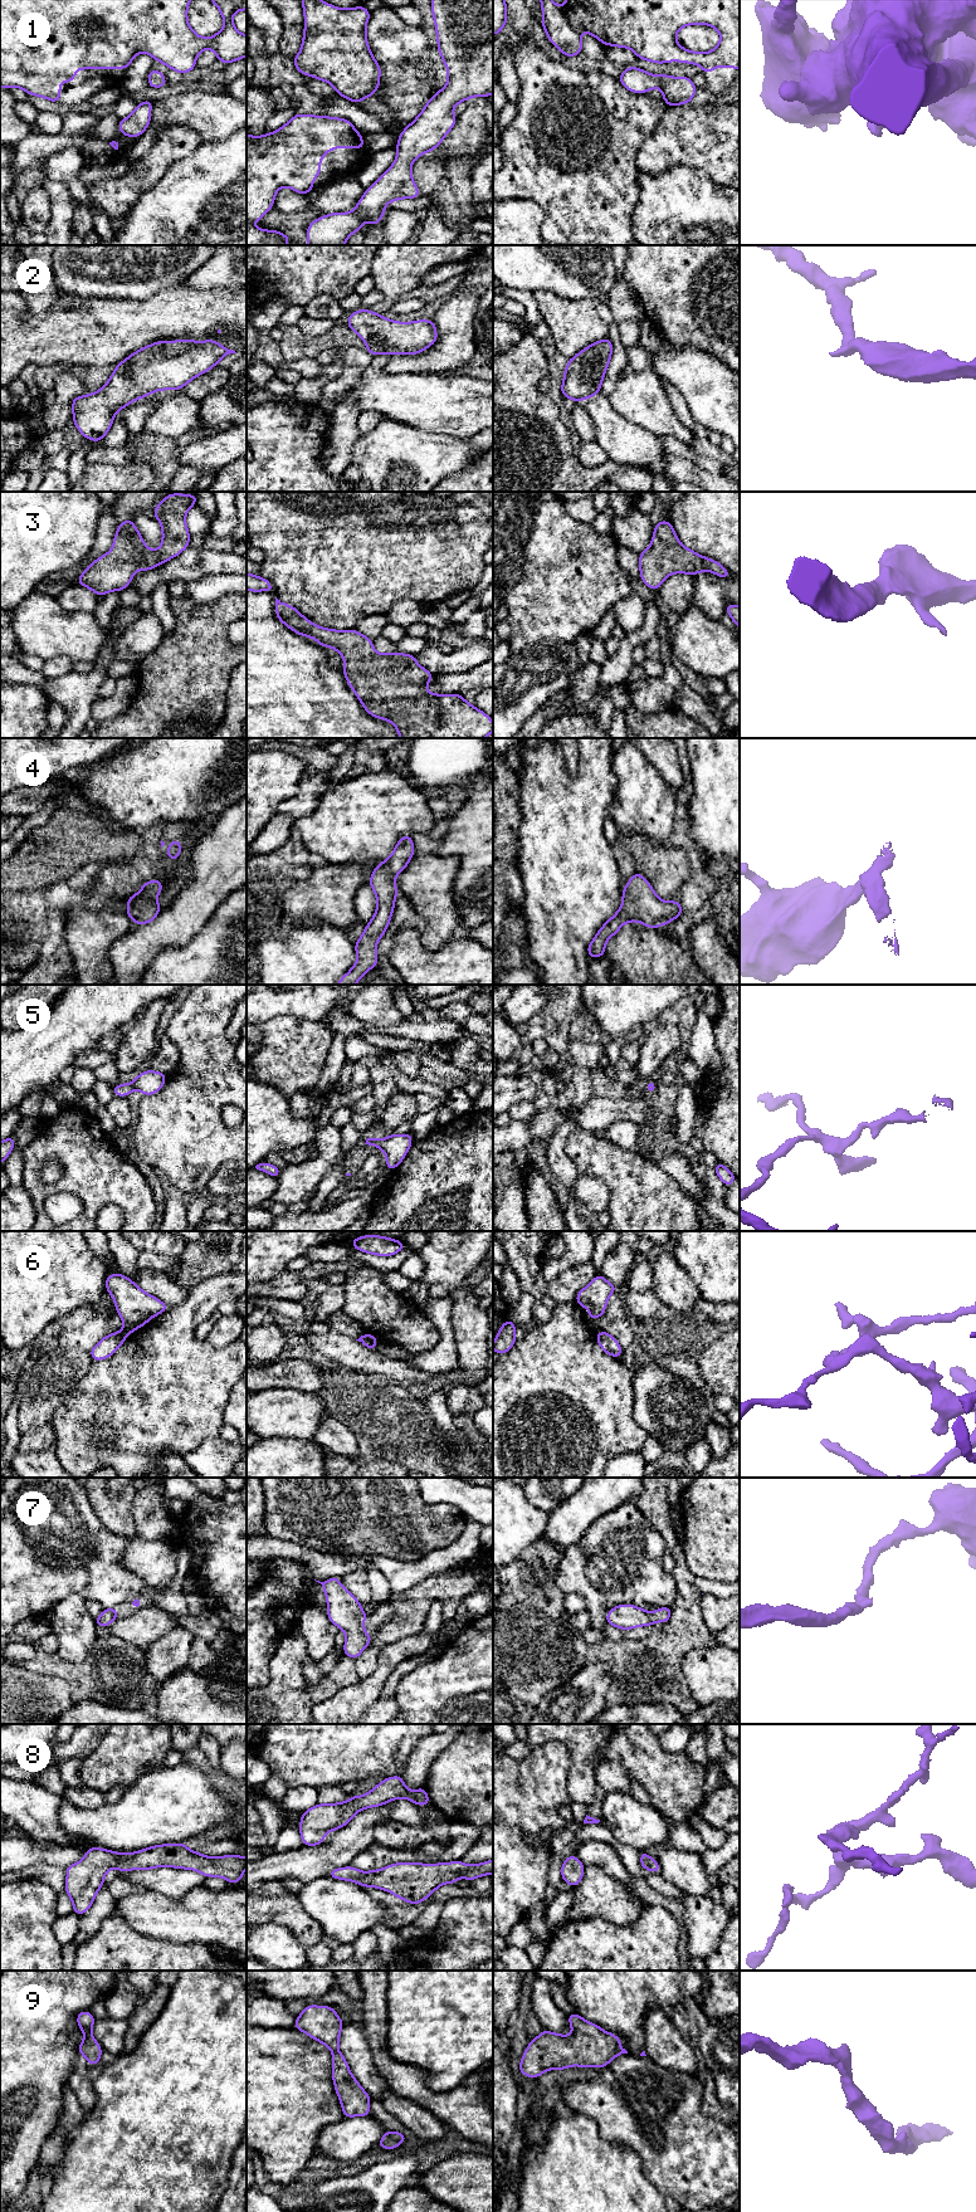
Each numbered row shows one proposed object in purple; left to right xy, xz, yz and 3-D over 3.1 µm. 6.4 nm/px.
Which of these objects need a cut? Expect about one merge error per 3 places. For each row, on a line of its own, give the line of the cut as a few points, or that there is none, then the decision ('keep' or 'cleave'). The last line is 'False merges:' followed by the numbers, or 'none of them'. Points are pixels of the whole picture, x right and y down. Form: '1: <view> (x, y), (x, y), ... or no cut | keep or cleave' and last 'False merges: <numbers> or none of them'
1: no cut | keep
2: no cut | keep
3: no cut | keep
4: no cut | keep
5: no cut | keep
6: xy (120, 1332), (125, 1337) | cleave
7: no cut | keep
8: no cut | keep
9: no cut | keep
False merges: 6

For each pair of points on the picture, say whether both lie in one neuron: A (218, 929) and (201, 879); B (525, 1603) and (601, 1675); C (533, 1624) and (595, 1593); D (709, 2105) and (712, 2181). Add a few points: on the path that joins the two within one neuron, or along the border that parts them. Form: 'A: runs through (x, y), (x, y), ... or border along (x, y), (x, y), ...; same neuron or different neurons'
A: border along (233, 890), (195, 936); different neurons
B: border along (587, 1661), (567, 1683); different neurons
C: border along (557, 1566), (555, 1582), (565, 1595); different neurons
D: border along (702, 2086), (702, 2110), (726, 2123); different neurons

